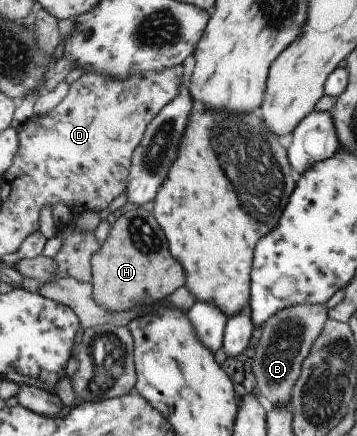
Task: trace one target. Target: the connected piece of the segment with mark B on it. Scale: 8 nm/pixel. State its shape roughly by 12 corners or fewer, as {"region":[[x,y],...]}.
{"region":[[326,305],[286,307],[253,349],[256,392],[291,404]]}

